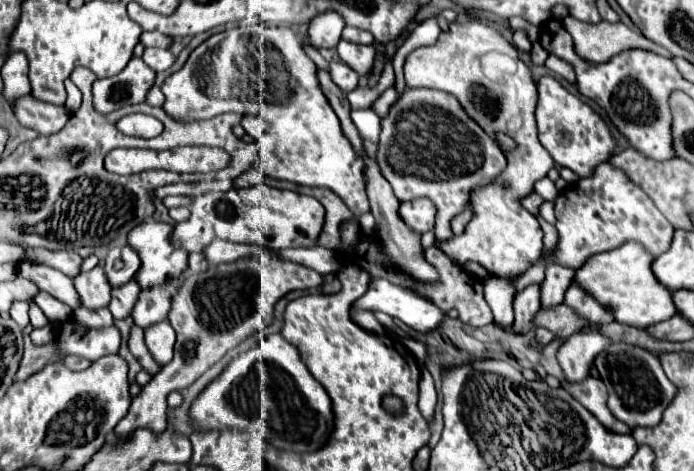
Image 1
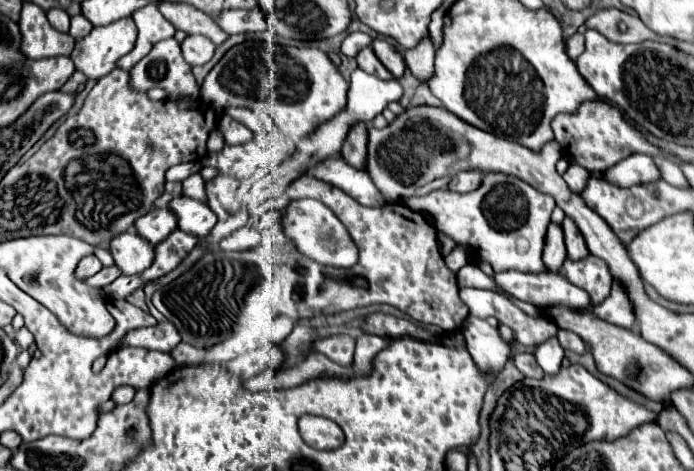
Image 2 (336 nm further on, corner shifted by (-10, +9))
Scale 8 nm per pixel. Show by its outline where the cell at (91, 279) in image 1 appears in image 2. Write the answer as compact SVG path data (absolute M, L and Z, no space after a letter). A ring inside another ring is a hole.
M128 230L112 240L112 256L122 274L140 274L154 262L154 244Z

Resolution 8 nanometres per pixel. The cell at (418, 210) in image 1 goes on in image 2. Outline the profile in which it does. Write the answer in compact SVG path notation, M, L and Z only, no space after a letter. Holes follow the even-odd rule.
M468 170L468 172L462 172L462 174L456 174L450 182L450 190L454 192L470 192L470 190L476 190L482 182L482 172L480 170Z

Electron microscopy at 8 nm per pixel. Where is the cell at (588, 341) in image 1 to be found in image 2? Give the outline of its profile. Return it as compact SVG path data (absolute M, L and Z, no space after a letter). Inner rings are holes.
M618 280L612 282L610 296L602 302L602 306L596 306L592 310L598 318L602 318L614 326L620 326L620 328L632 328L636 322L632 302L626 294L626 288Z

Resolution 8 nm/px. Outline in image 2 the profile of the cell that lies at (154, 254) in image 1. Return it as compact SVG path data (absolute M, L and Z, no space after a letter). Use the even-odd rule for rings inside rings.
M186 196L174 198L170 202L170 208L178 218L178 228L182 228L184 232L190 232L198 238L208 236L218 220L208 204L198 202L194 198L186 198Z

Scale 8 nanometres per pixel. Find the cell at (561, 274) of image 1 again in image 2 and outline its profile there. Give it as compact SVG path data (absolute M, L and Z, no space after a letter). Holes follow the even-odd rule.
M566 216L562 222L564 228L564 238L566 238L566 248L568 248L568 258L570 260L582 260L586 258L590 252L586 250L586 242L582 238L582 234L578 234L578 228L574 226L574 222L570 222L570 218Z

